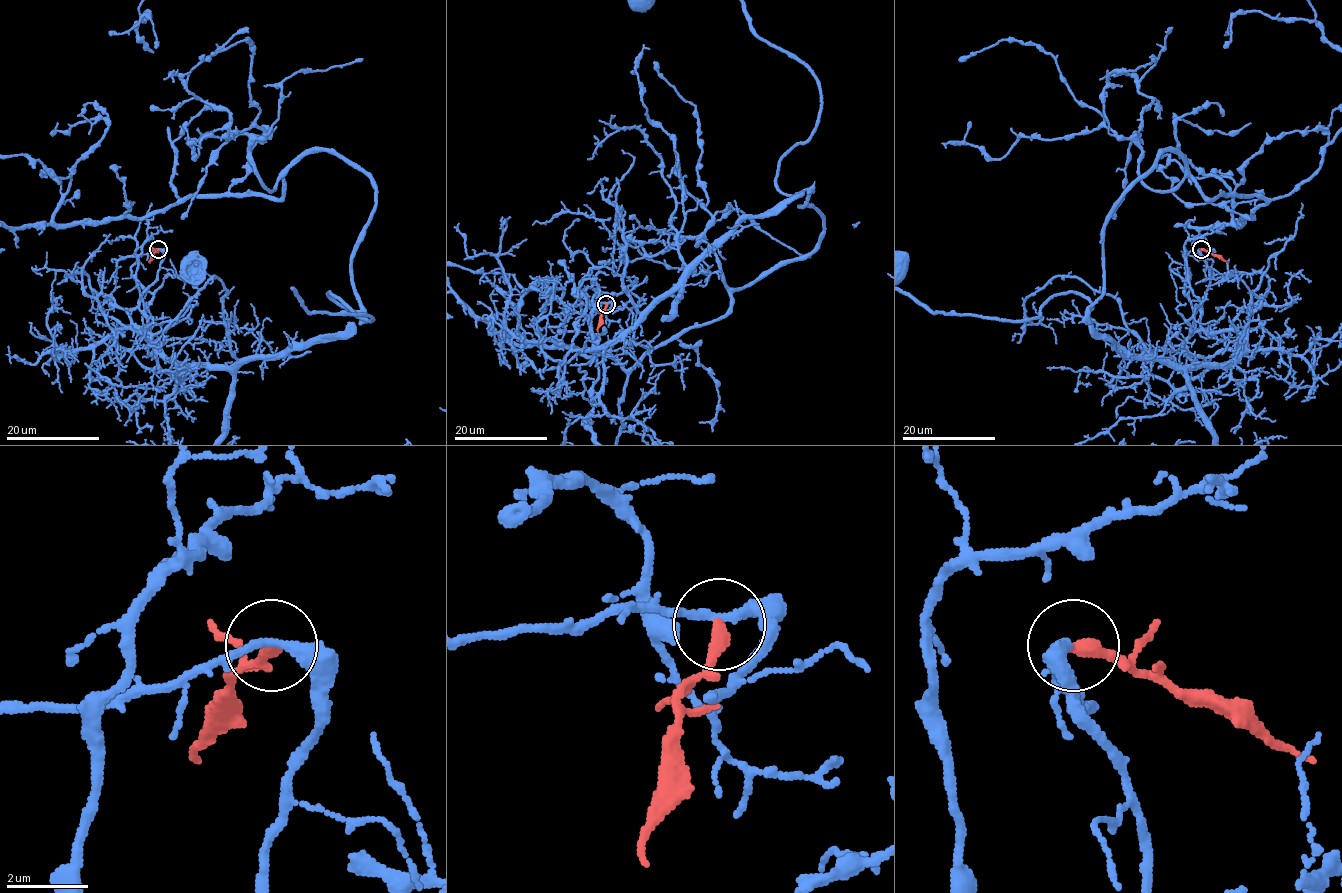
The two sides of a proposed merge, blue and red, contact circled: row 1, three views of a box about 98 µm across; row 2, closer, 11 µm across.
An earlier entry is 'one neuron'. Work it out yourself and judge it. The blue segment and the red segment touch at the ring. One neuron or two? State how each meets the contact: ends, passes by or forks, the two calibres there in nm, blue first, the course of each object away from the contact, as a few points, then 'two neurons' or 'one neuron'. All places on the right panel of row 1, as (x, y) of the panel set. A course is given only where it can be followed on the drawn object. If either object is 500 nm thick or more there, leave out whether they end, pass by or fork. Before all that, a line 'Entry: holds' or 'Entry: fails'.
Entry: fails
blue passes by | red ends | 240/360 nm | blue via (1200, 249), (1230, 363), (1133, 358), (1075, 293), (1024, 321), (932, 312) | red via (1200, 249), (1217, 254), (1228, 262) | two neurons

